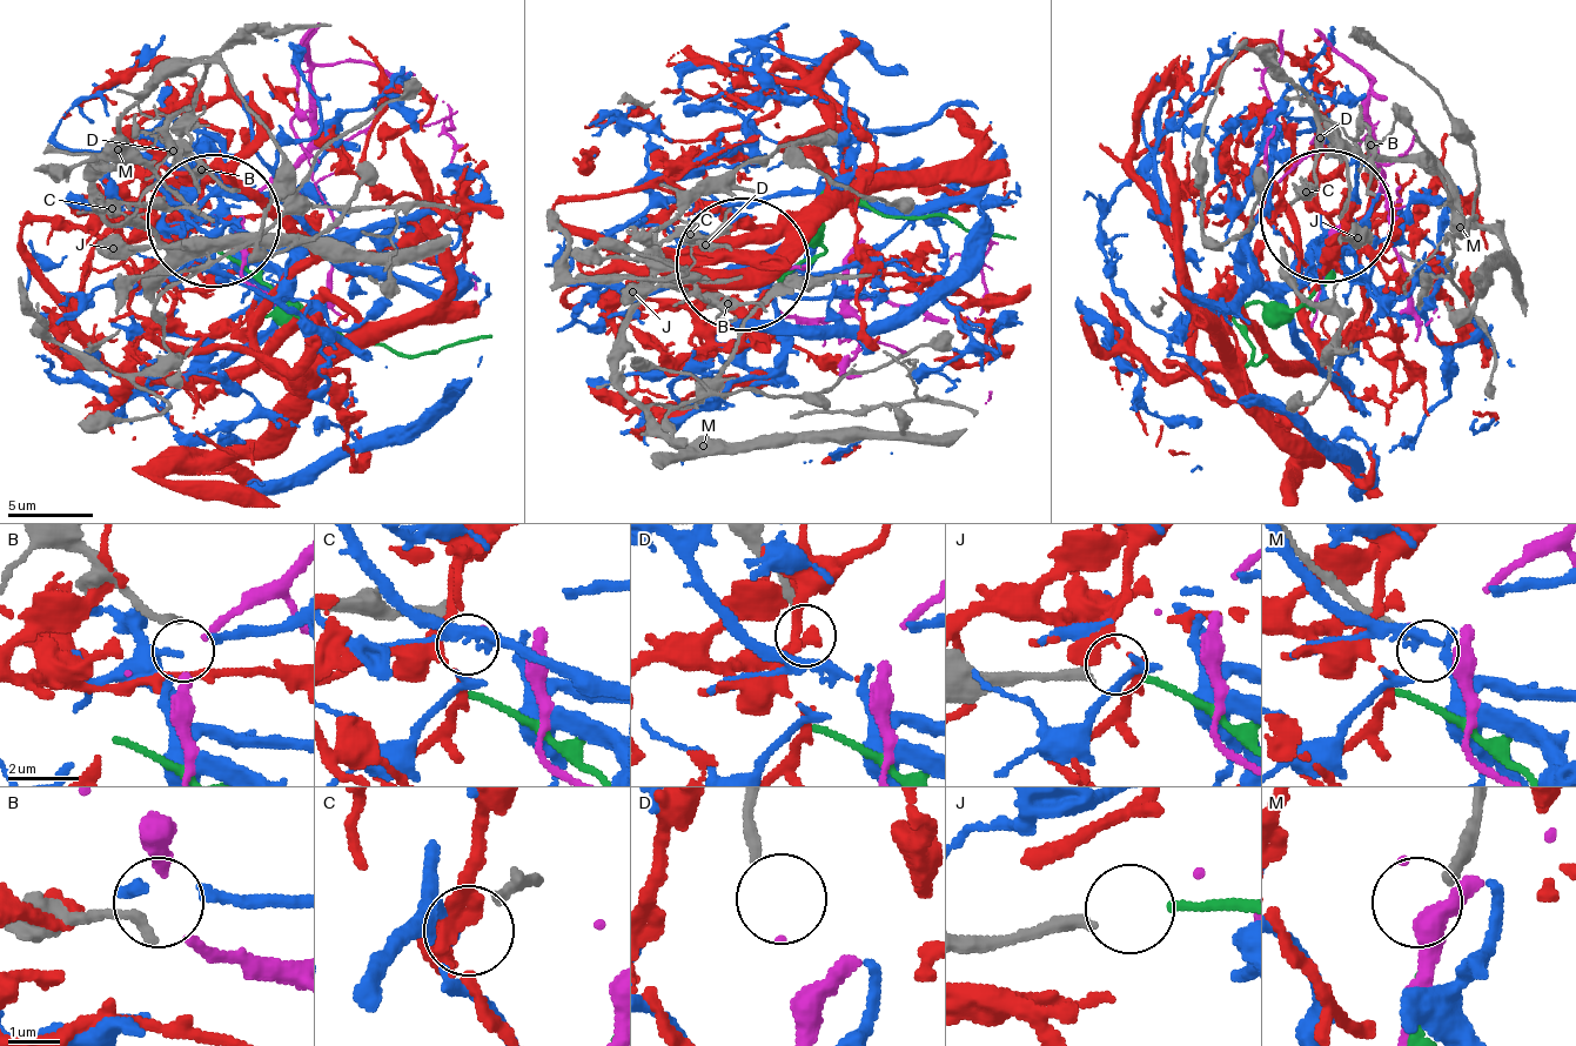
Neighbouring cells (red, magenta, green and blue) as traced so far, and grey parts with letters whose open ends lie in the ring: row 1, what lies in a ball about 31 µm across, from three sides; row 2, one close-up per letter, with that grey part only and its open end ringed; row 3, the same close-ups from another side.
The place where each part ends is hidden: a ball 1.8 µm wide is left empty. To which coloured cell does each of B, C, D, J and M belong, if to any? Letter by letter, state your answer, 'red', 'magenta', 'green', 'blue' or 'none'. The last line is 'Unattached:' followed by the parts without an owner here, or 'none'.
B: blue
C: none
D: magenta
J: green
M: none
Unattached: C, M

